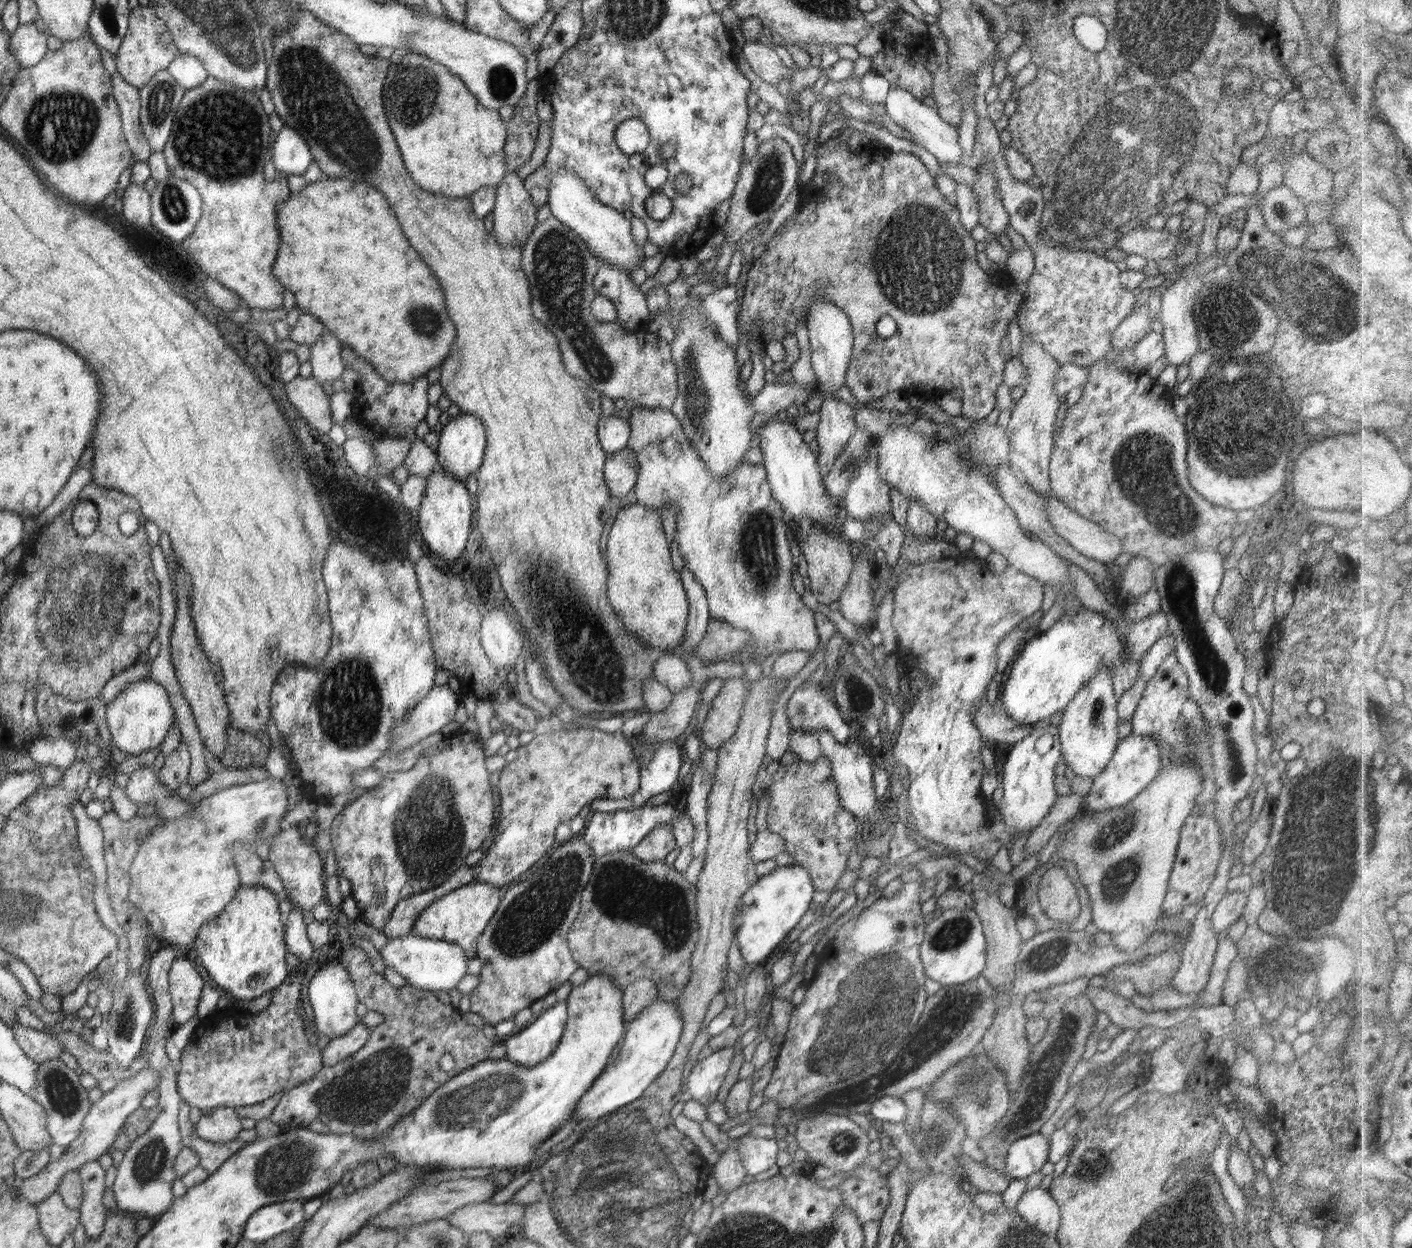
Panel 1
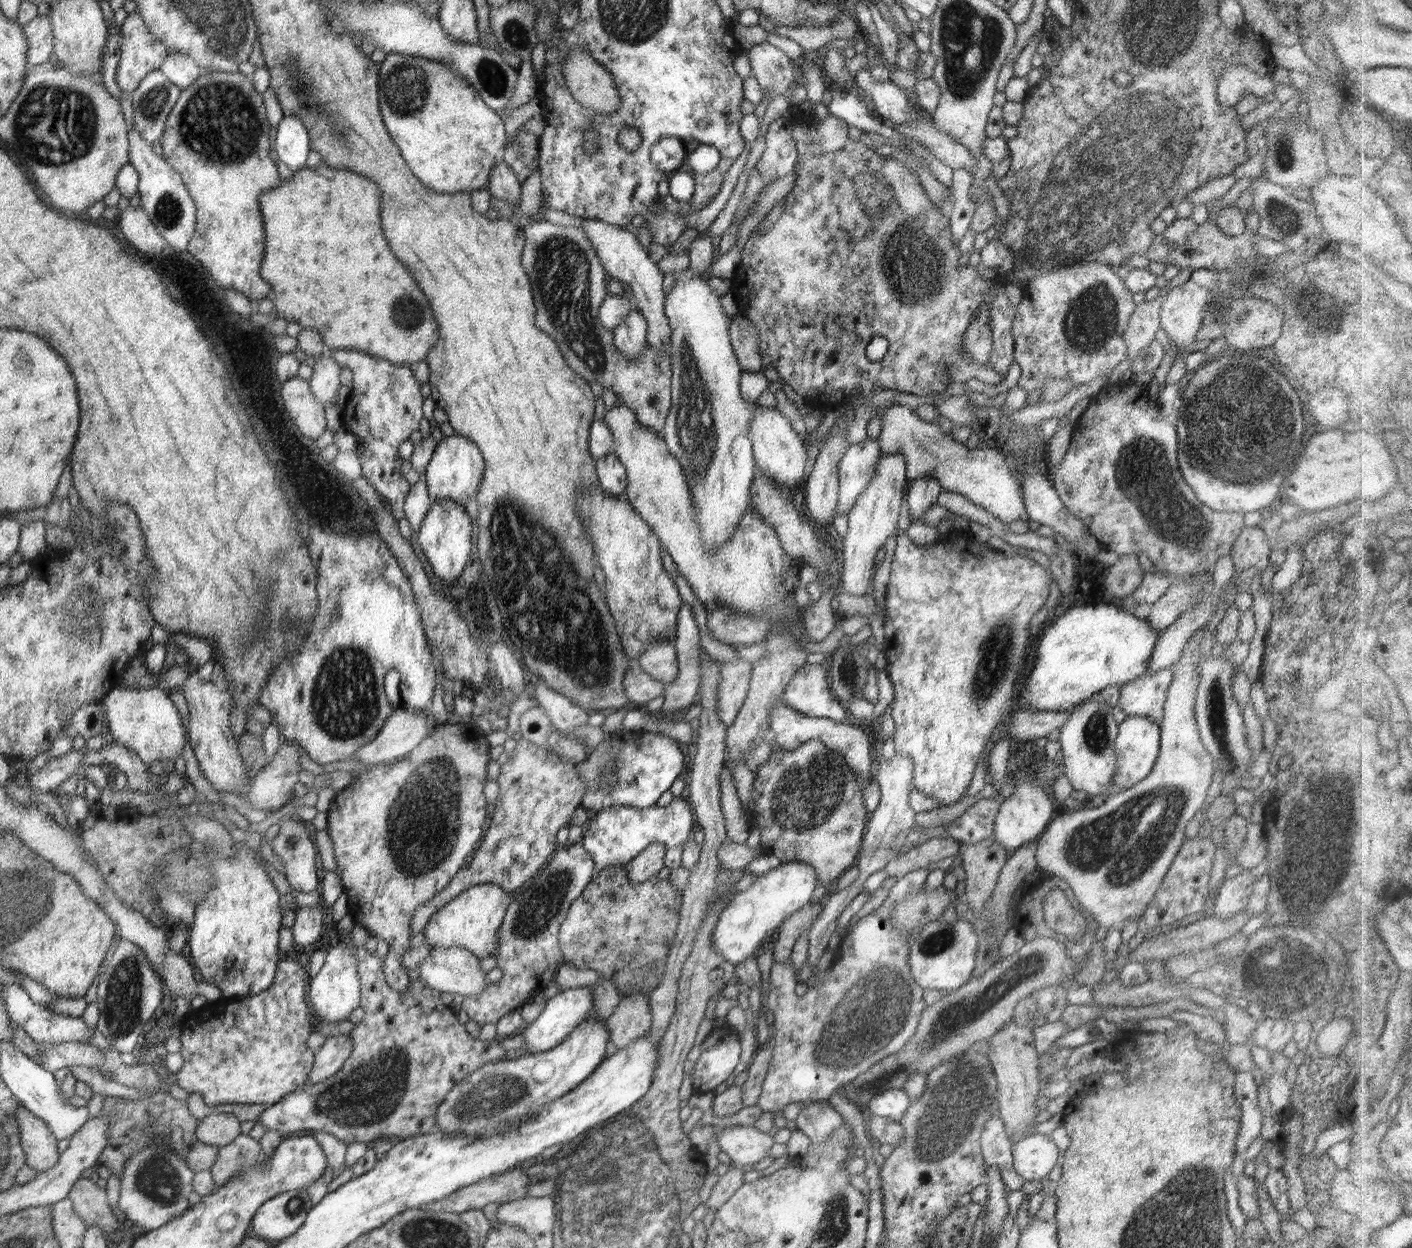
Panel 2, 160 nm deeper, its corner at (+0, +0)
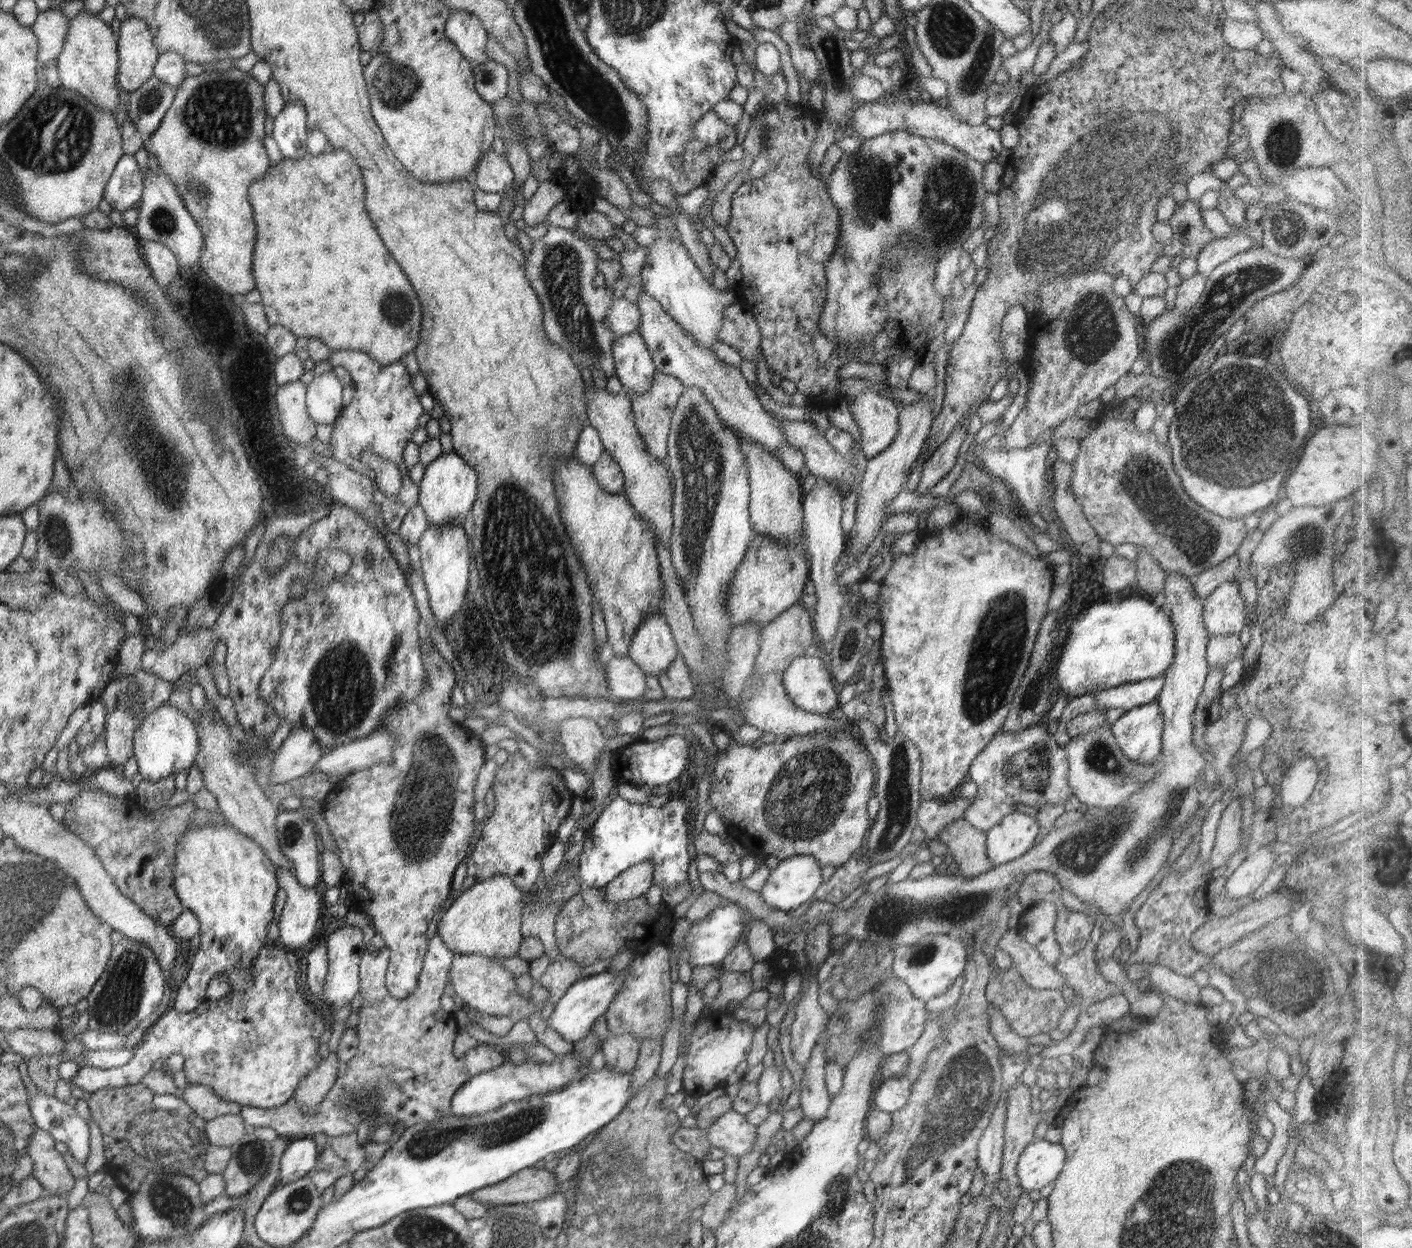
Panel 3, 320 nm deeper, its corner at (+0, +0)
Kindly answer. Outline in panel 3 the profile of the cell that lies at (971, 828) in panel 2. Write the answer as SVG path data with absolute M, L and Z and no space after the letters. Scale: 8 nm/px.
M1044 722L1024 730L999 731L969 768L968 779L976 783L977 794L963 817L978 830L986 832L1015 810L1016 804L1040 809L1046 804L1065 803L1073 794L1068 773L1066 754Z

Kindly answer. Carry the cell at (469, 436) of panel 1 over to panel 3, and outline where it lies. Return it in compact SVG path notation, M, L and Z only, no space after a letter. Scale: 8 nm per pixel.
M442 453L434 462L425 468L420 482L419 505L425 510L429 525L446 526L447 524L463 524L472 513L473 504L477 502L480 482L477 471L458 453Z

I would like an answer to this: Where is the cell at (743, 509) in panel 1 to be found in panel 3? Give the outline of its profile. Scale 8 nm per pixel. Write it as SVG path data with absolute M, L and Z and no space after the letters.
M594 385L586 387L583 395L589 424L598 431L605 450L621 466L625 478L623 493L633 504L635 511L650 523L654 539L660 539L669 548L673 527L673 486L670 470L664 460L655 458L646 450L644 441L635 427L630 397L625 391L610 394L607 389L596 390Z

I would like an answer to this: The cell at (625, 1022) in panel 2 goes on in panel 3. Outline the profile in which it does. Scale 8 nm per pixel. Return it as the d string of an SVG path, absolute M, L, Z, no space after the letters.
M609 1032L602 1046L602 1054L606 1059L605 1066L608 1068L617 1068L617 1070L621 1070L622 1072L631 1072L635 1067L641 1044L642 1042L634 1034L612 1034Z

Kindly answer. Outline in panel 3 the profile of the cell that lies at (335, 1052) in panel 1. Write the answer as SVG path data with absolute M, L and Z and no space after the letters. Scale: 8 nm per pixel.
M330 1052L326 1059L322 1059L322 1064L301 1080L293 1100L298 1102L303 1109L302 1112L312 1114L318 1109L318 1105L325 1100L336 1083L337 1076L340 1074L340 1064L337 1054Z

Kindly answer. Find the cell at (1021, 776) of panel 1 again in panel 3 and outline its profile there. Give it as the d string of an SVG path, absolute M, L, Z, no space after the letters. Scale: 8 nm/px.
M1013 810L998 825L986 831L990 862L997 867L1025 855L1032 848L1038 830L1035 817Z

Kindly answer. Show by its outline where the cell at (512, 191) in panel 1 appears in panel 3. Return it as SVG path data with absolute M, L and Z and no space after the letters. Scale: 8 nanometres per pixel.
M488 150L474 170L475 187L483 192L504 194L514 182L514 173L505 157L499 156L494 150Z

